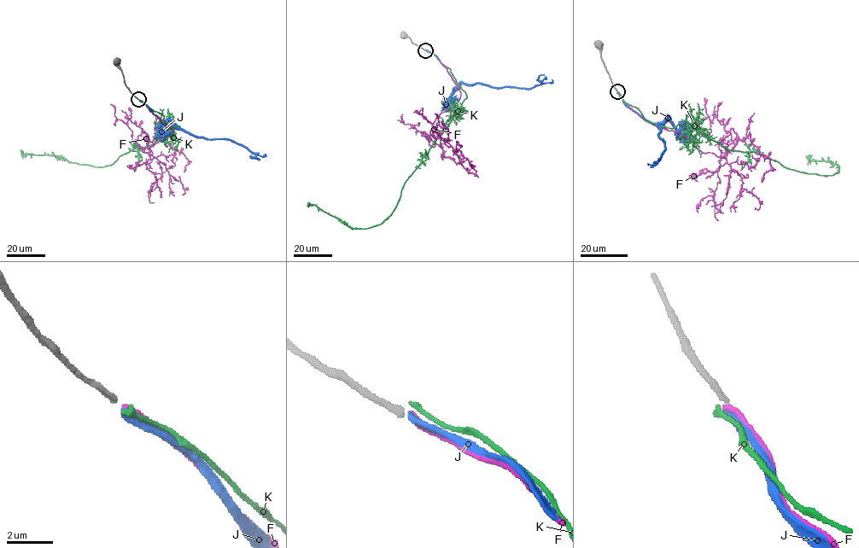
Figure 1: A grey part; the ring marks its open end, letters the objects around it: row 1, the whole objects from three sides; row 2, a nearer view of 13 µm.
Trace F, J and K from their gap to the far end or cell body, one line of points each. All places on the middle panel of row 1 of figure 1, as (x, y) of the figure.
F: (426, 50), (460, 92), (430, 133), (440, 136), (435, 132), (435, 141), (445, 157), (475, 174), (471, 166)
J: (426, 50), (447, 69), (458, 86), (454, 90), (461, 83), (531, 89), (542, 84), (539, 76), (545, 74)
K: (426, 49), (451, 69), (466, 97), (405, 182), (393, 212), (381, 224), (356, 229), (315, 205), (307, 206)

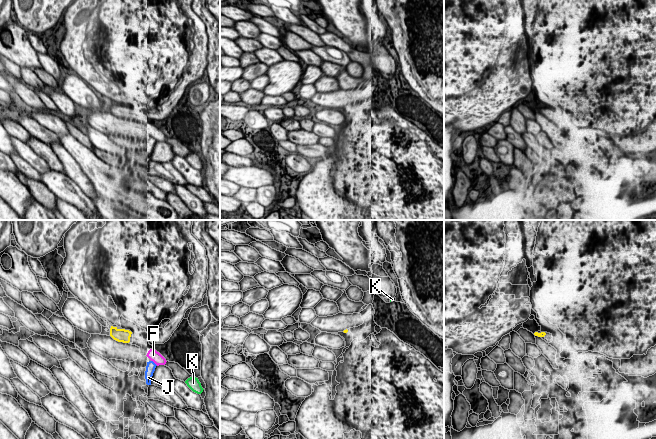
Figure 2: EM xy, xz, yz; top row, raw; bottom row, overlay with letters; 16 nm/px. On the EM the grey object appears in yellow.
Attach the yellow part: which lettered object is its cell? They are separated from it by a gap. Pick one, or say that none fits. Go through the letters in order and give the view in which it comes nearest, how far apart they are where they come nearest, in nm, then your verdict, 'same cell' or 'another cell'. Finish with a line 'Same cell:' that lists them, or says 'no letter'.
F: nearest in xy; 340 nm apart; same cell
J: nearest in xy; 440 nm apart; another cell
K: nearest in xy; 1100 nm apart; another cell
Same cell: F

